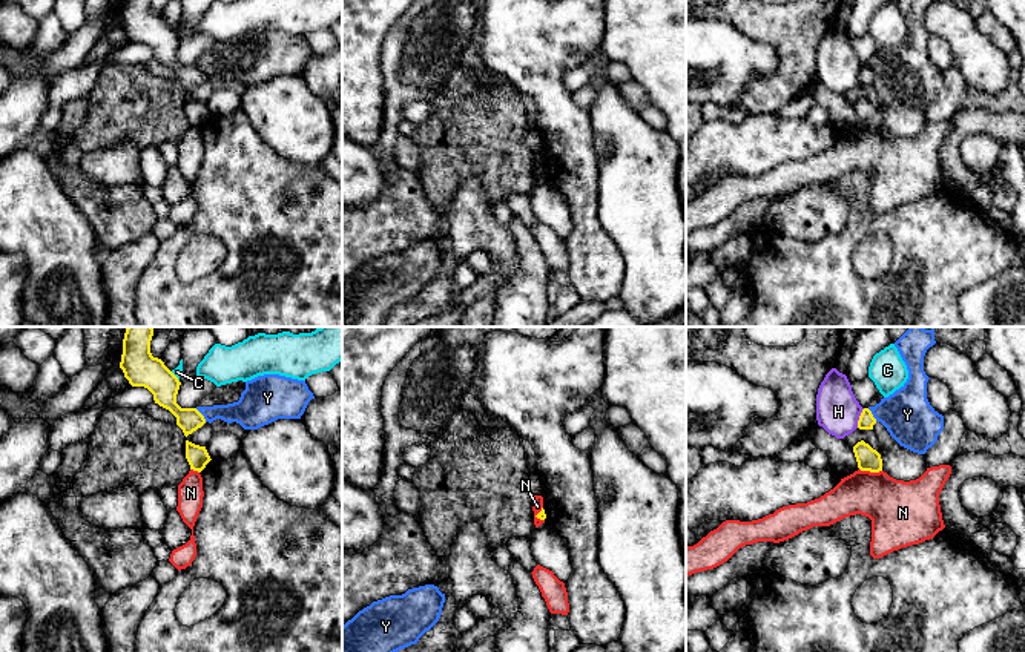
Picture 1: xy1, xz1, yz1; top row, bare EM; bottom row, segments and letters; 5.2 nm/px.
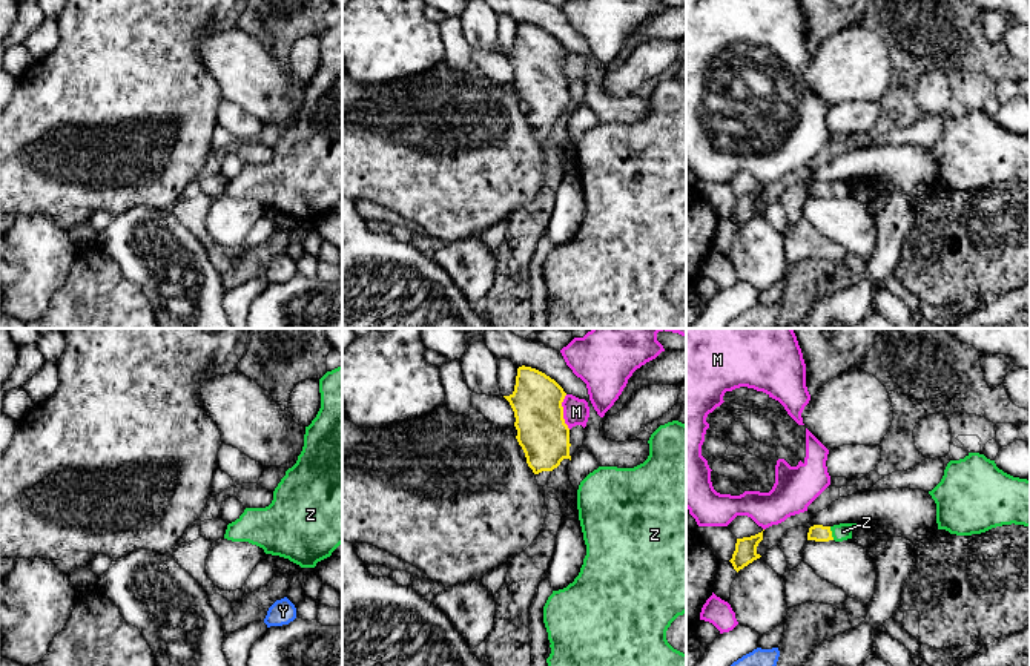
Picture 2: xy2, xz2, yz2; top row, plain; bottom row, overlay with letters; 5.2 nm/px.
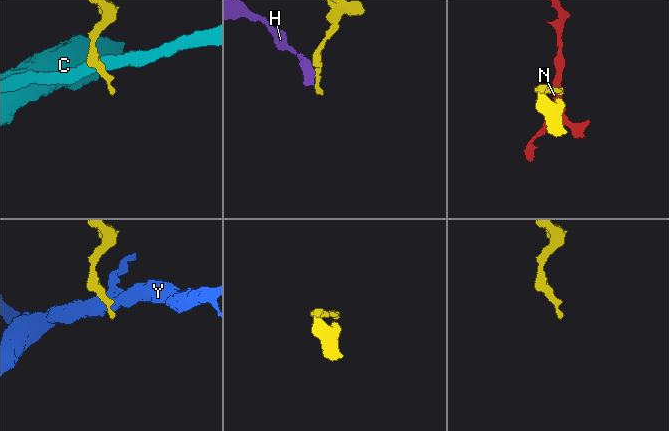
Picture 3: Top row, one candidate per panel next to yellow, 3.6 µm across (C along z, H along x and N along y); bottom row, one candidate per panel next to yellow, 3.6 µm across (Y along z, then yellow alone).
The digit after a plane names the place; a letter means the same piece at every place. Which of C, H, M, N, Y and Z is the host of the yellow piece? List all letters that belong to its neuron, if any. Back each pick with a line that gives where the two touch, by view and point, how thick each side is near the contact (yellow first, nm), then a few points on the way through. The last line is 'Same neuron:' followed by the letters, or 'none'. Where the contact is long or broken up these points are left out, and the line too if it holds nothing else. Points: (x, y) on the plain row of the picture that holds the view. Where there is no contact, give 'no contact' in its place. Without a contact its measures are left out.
Z: yz2 (831, 189) | 90/90 nm | across yz2 (818, 189), (831, 189), (843, 187)
Same neuron: Z

